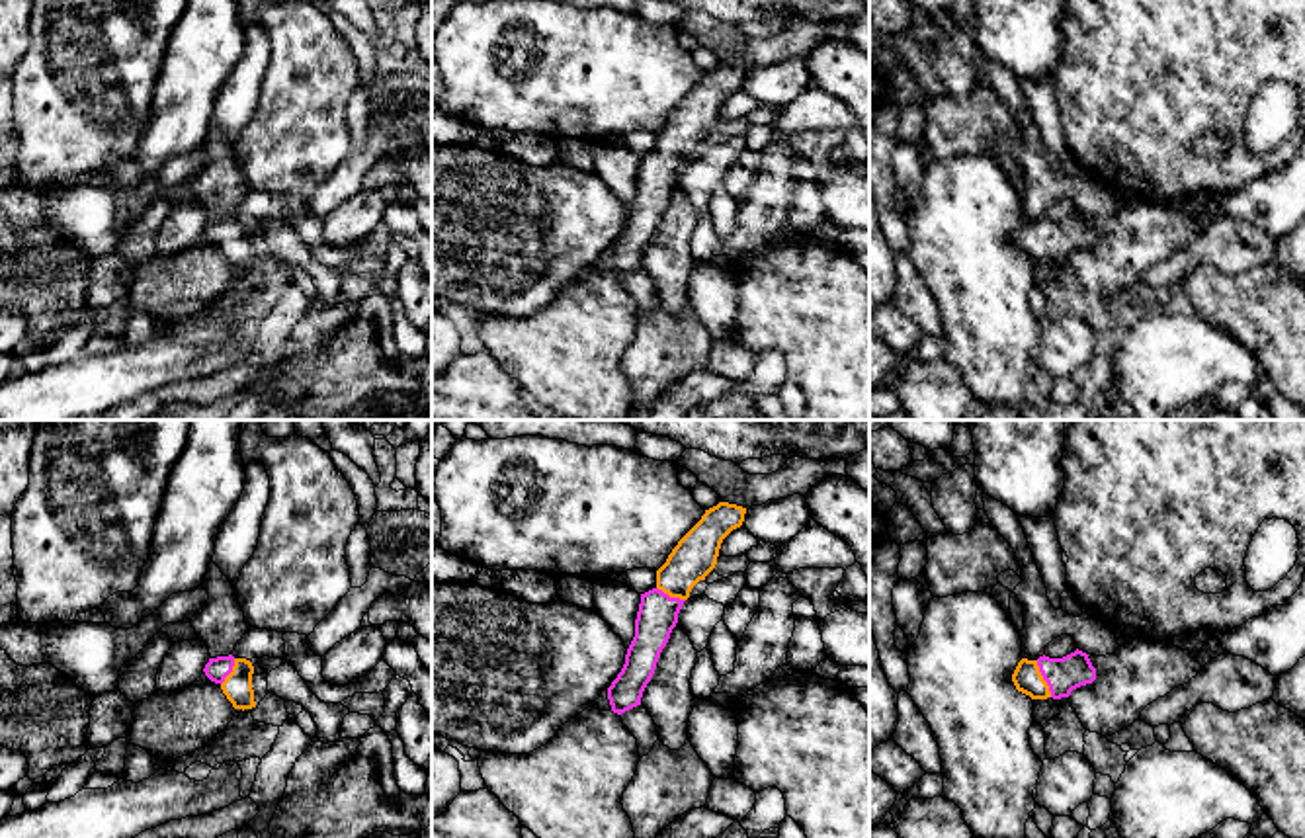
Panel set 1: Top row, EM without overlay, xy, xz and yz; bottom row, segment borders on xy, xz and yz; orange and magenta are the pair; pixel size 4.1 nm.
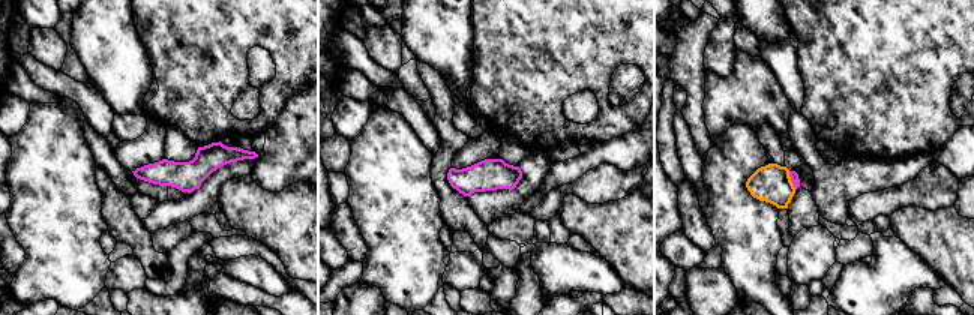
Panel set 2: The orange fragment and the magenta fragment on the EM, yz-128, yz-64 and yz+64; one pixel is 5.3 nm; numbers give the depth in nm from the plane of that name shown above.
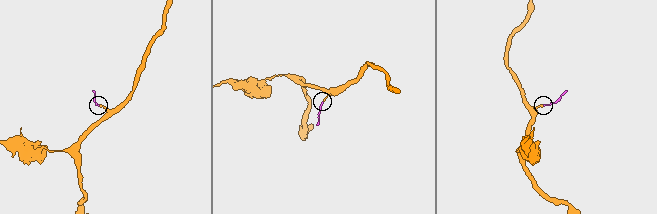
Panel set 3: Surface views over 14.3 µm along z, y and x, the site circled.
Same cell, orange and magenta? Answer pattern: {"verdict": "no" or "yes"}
{"verdict": "yes"}

